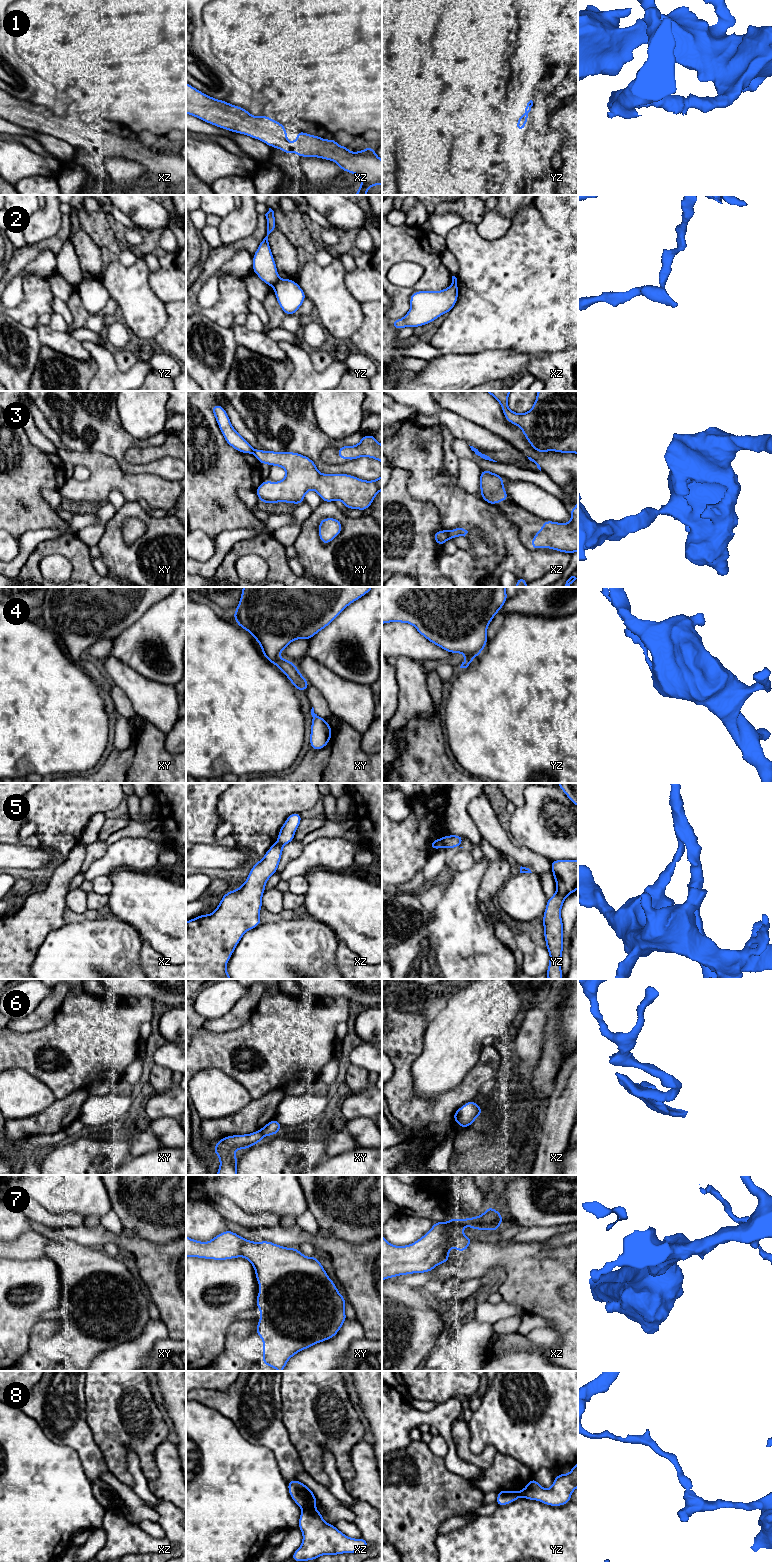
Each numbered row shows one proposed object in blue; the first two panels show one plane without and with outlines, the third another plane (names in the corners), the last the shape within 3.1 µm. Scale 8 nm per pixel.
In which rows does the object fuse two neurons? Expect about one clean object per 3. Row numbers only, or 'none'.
2, 3, 4, 5, 6, 8

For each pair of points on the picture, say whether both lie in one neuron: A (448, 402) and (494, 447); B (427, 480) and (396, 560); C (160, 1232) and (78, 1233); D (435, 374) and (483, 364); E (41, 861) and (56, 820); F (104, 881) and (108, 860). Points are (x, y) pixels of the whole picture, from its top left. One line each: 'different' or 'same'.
A: different
B: different
C: different
D: same
E: different
F: different

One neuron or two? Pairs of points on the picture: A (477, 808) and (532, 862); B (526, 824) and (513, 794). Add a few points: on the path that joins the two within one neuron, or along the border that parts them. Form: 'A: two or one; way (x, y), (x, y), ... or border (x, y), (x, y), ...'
A: one; way (488, 824), (490, 829), (511, 850), (516, 852)
B: two; border (524, 793), (524, 803), (516, 807)

